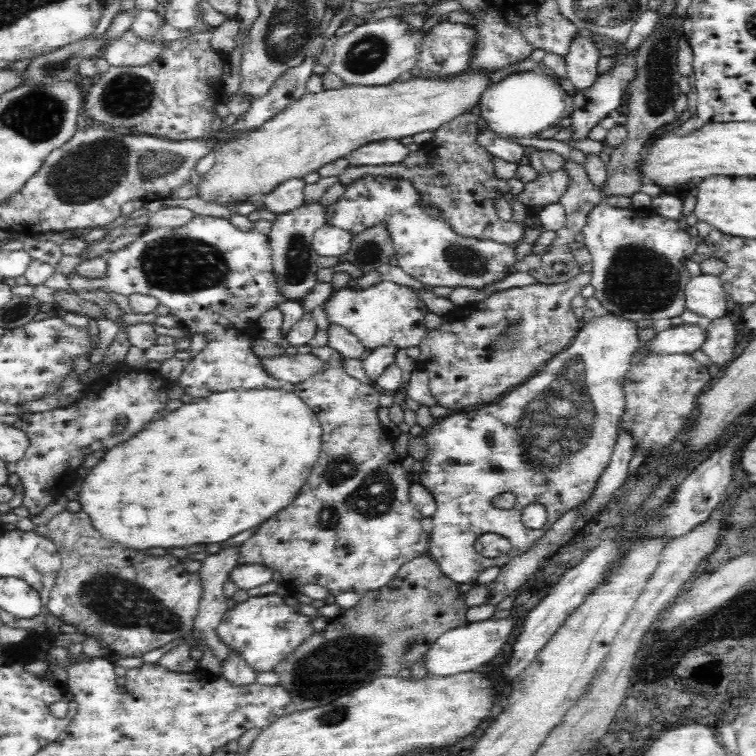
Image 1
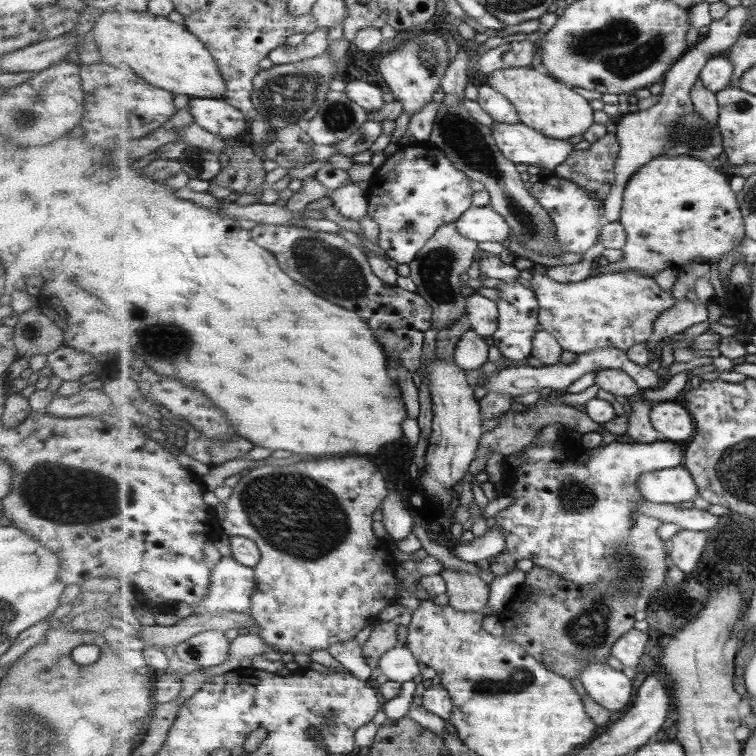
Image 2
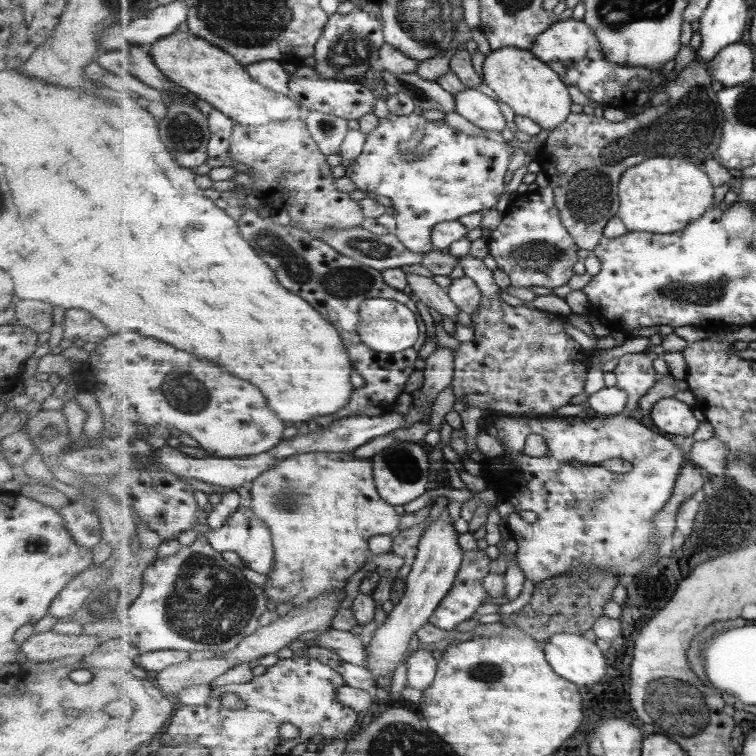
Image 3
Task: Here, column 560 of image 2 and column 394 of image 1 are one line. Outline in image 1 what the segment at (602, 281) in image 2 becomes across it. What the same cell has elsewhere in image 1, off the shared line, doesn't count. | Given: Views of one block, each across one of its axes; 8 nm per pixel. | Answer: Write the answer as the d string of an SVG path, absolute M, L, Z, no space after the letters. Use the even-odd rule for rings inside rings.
M389 280L368 286L362 292L354 292L349 286L337 289L322 303L322 310L331 324L347 328L368 350L388 343L398 348L417 346L427 329L425 316L429 311L410 287Z

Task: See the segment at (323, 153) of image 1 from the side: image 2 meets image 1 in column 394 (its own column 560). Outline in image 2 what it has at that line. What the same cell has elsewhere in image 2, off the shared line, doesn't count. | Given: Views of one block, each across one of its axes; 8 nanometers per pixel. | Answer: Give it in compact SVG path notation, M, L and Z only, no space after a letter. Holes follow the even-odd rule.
M539 66L511 67L494 70L483 78L482 83L498 90L517 107L520 123L523 123L545 136L566 140L573 136L585 134L595 122L593 108L587 98L571 90L571 86L553 78Z

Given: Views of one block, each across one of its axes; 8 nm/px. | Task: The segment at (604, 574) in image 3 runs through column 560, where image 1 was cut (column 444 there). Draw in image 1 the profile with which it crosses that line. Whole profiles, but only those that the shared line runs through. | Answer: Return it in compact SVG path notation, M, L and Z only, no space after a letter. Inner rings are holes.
M422 555L420 557L413 558L411 561L405 562L398 570L392 582L388 586L380 587L378 590L370 590L366 594L361 596L361 600L357 606L345 610L342 615L335 618L335 622L330 622L322 632L315 633L306 642L302 642L301 646L298 646L297 650L294 650L293 654L290 654L289 658L286 658L276 669L273 671L278 675L279 685L287 690L292 697L297 711L308 710L315 706L322 706L333 701L335 698L348 694L351 690L358 688L362 683L370 682L375 675L396 675L403 668L410 667L413 663L418 662L421 658L428 653L428 650L433 646L434 642L447 631L467 626L469 621L466 618L466 612L468 610L465 605L465 598L463 594L458 592L458 584L452 582L446 575L444 575L437 566L437 563L428 555Z

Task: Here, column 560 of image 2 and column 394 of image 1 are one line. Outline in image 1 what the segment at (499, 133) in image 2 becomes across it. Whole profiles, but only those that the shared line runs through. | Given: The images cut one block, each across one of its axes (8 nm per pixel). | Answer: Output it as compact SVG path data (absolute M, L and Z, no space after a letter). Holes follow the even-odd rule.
M396 139L370 142L353 152L348 159L350 166L393 166L400 165L411 152Z

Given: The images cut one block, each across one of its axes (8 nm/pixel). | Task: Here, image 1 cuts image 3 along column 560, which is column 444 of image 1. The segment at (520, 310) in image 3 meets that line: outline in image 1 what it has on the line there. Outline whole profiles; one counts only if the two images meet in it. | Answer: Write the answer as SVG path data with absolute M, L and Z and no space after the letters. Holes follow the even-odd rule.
M580 270L566 282L537 282L512 287L498 291L482 302L455 307L449 314L443 314L440 326L427 328L417 344L420 350L417 366L429 376L429 390L435 404L451 412L460 412L466 406L486 406L496 403L506 392L525 383L545 362L565 349L577 334L582 322L576 319L570 302L591 280L592 270Z

